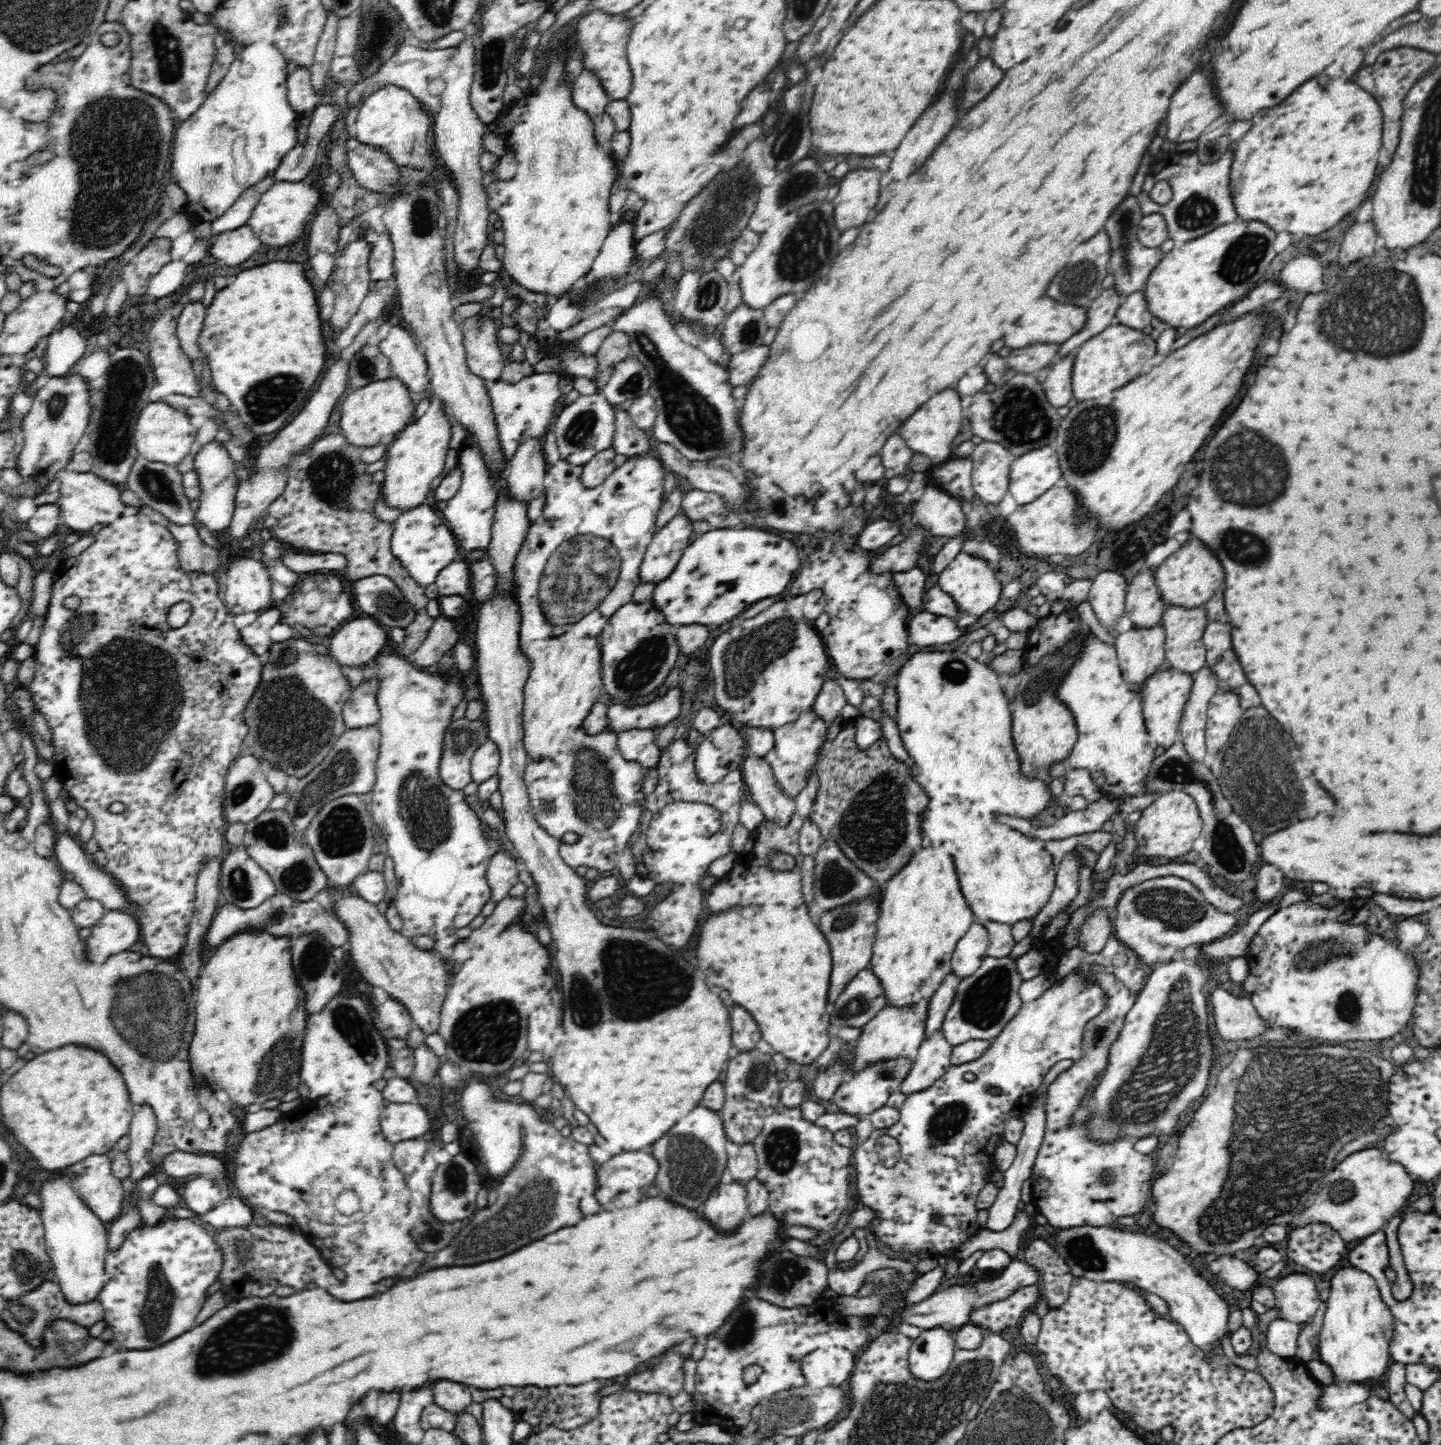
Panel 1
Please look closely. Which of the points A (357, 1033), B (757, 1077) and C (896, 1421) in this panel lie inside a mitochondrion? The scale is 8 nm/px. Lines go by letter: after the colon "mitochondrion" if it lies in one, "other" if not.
A: mitochondrion
B: mitochondrion
C: mitochondrion

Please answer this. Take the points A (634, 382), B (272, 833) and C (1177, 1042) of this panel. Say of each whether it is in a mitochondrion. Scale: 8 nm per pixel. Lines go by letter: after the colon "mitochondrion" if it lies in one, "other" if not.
A: mitochondrion
B: mitochondrion
C: mitochondrion

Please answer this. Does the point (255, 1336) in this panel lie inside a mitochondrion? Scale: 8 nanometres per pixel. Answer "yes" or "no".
yes

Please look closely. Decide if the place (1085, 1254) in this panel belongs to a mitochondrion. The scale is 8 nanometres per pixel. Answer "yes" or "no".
yes

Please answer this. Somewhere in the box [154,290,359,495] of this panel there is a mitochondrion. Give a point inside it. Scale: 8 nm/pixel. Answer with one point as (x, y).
(263, 400)

